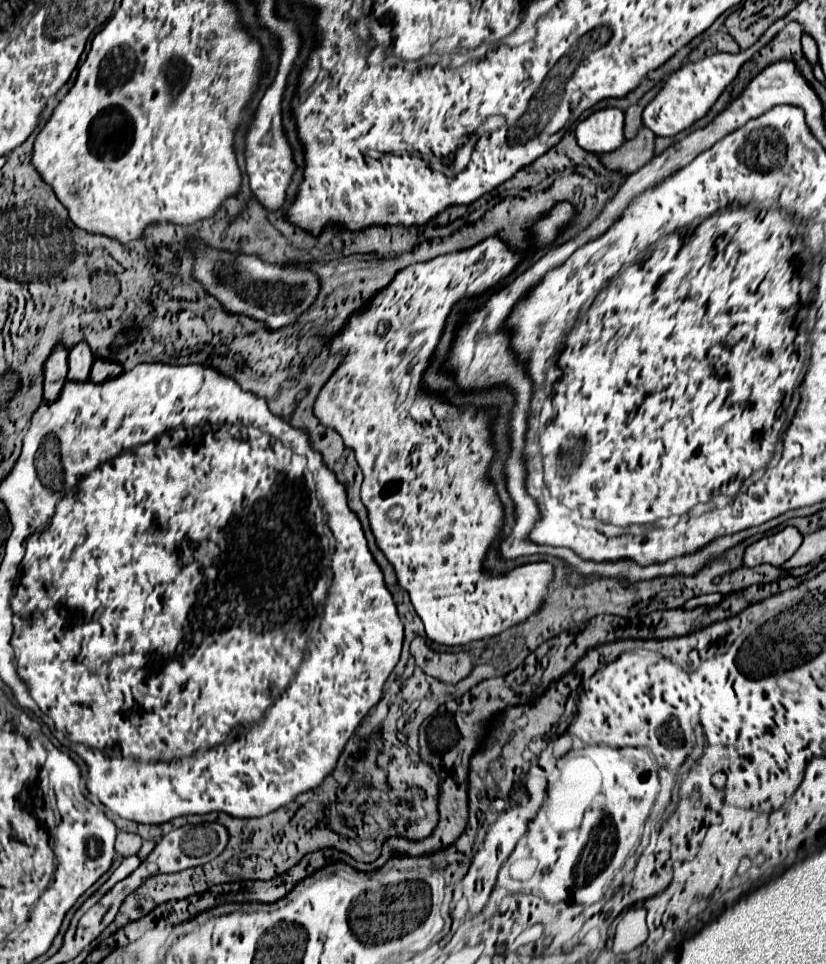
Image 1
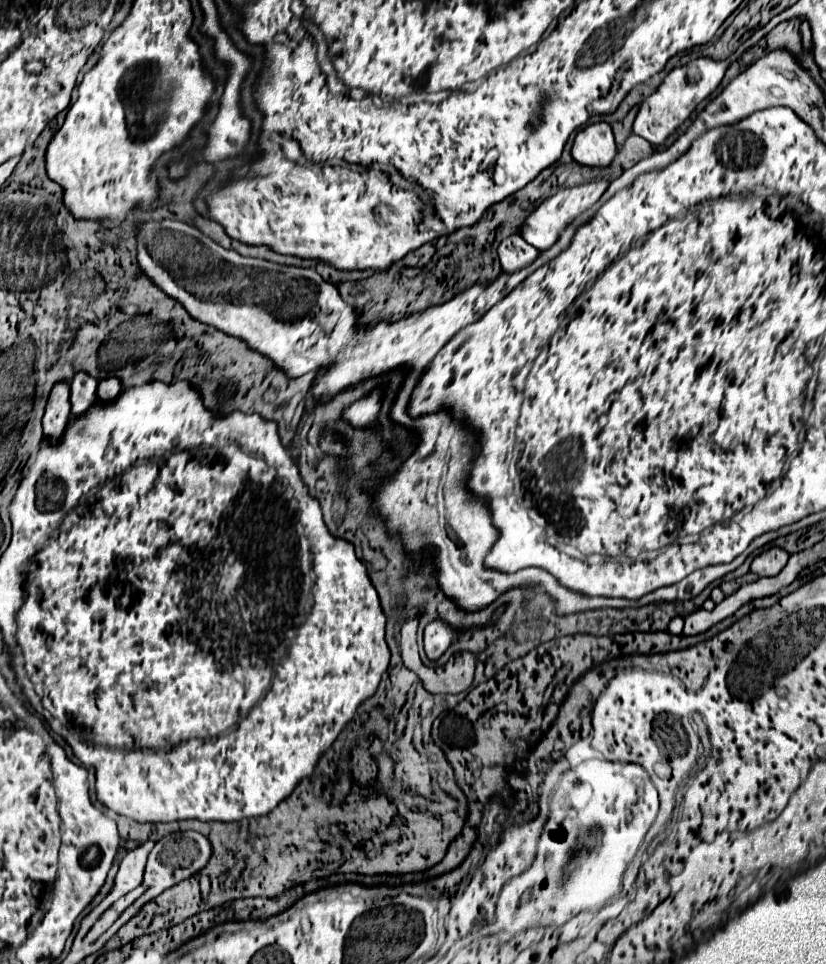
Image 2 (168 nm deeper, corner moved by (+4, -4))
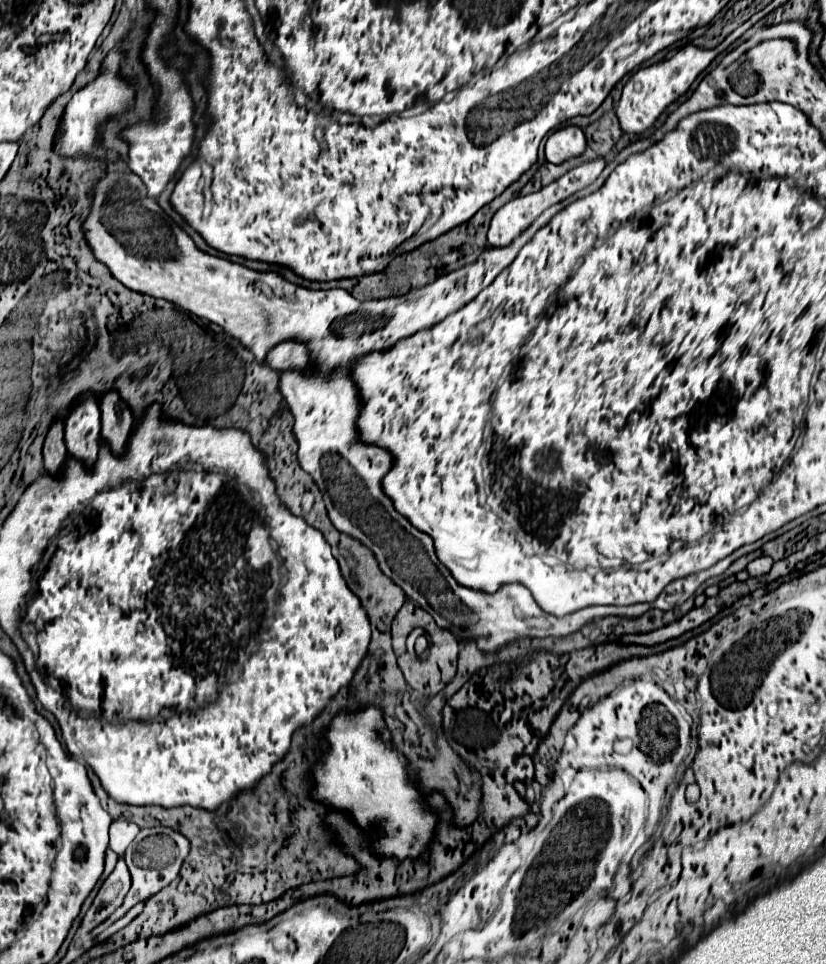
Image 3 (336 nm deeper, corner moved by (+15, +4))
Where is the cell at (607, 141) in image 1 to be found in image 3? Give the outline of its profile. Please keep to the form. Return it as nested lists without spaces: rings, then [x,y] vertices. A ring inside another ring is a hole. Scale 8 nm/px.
[[[569,125],[569,127],[561,127],[557,129],[545,145],[545,157],[551,163],[563,163],[571,157],[583,155],[587,149],[587,137],[585,131],[577,125]]]

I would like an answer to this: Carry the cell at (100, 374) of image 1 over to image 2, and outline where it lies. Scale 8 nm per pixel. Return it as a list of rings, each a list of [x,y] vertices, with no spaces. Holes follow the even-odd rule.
[[[114,377],[112,379],[104,379],[98,385],[98,399],[100,401],[112,401],[112,397],[120,395],[120,389],[122,389],[122,385],[120,385],[118,379],[114,379]]]

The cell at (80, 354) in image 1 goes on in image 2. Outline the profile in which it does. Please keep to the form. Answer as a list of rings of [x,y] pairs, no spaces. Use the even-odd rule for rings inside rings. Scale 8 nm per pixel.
[[[76,373],[72,385],[70,385],[70,403],[72,403],[72,415],[84,413],[92,401],[98,401],[96,397],[96,385],[98,381],[88,377],[86,373]]]

